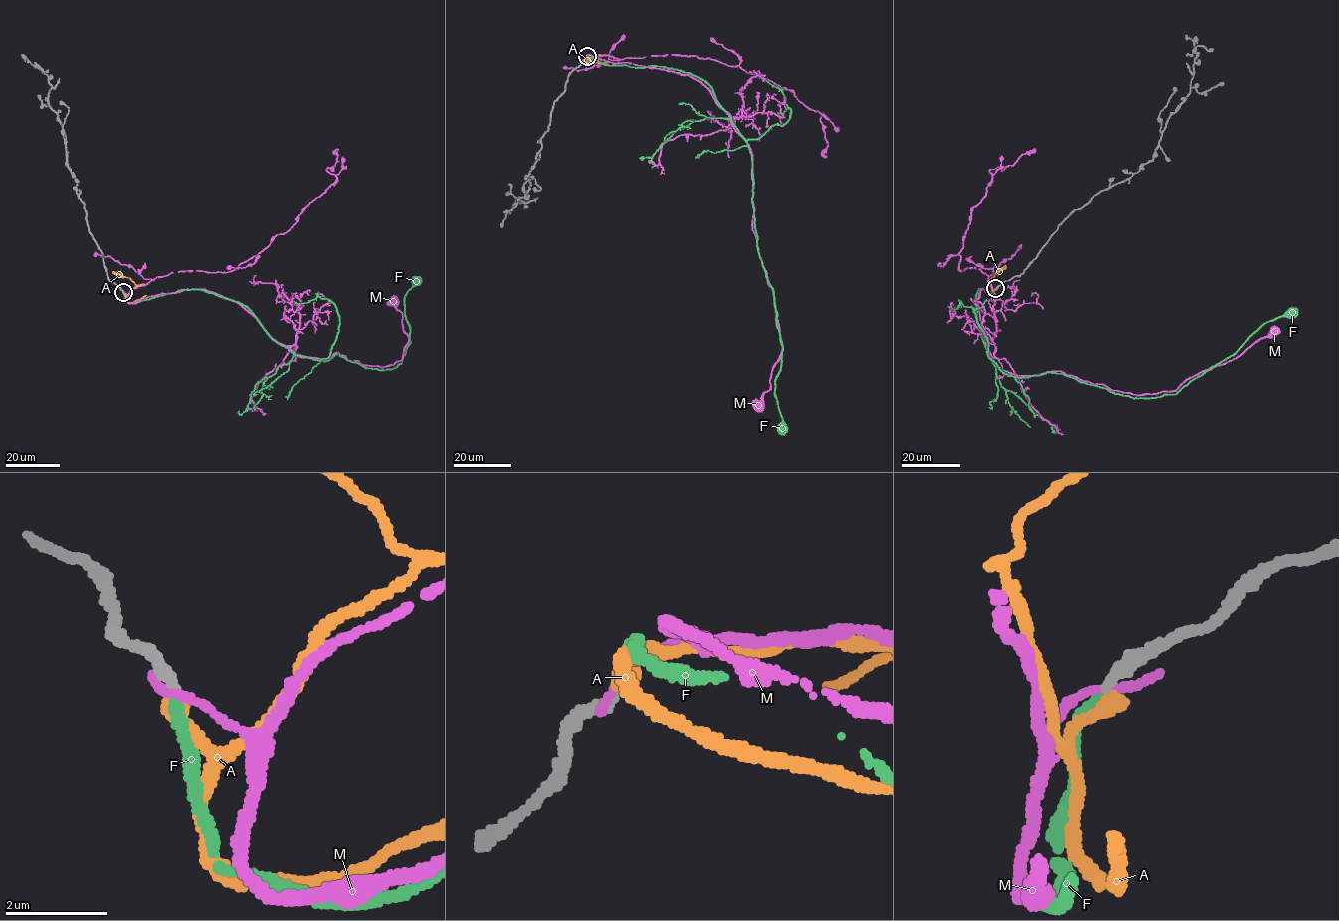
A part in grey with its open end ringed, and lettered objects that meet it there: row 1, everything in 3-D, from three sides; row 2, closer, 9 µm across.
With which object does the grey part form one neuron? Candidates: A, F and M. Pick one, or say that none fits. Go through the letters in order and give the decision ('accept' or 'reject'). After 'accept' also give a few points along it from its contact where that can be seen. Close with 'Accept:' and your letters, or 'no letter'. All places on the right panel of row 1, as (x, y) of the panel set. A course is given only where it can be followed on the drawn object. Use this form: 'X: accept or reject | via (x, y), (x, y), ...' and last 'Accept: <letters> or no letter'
A: reject
F: accept | via (995, 288), (993, 300), (984, 288), (974, 299), (996, 366), (1131, 397), (1175, 394), (1291, 312)
M: reject
Accept: F

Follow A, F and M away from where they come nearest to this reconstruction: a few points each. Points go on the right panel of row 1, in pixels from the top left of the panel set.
A: (995, 288), (993, 292), (989, 281), (1005, 266)
F: (995, 288), (993, 300), (984, 288), (974, 299), (996, 366), (1131, 397), (1175, 394), (1291, 312)
M: (996, 288), (976, 299), (994, 364), (1133, 395), (1175, 390), (1273, 333)

